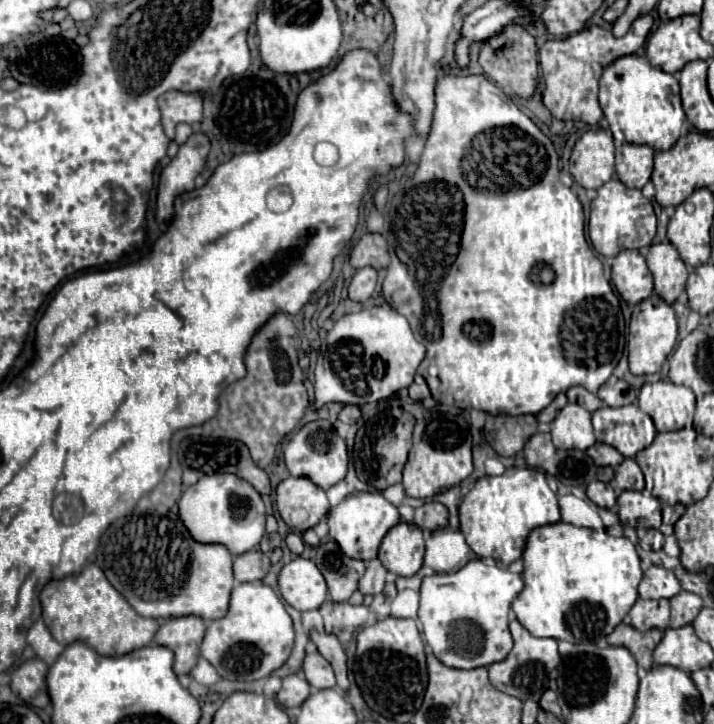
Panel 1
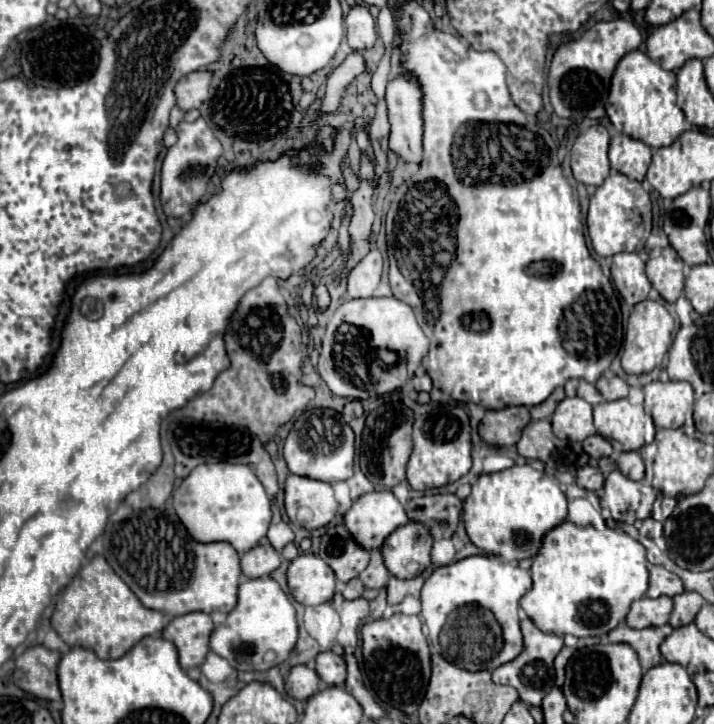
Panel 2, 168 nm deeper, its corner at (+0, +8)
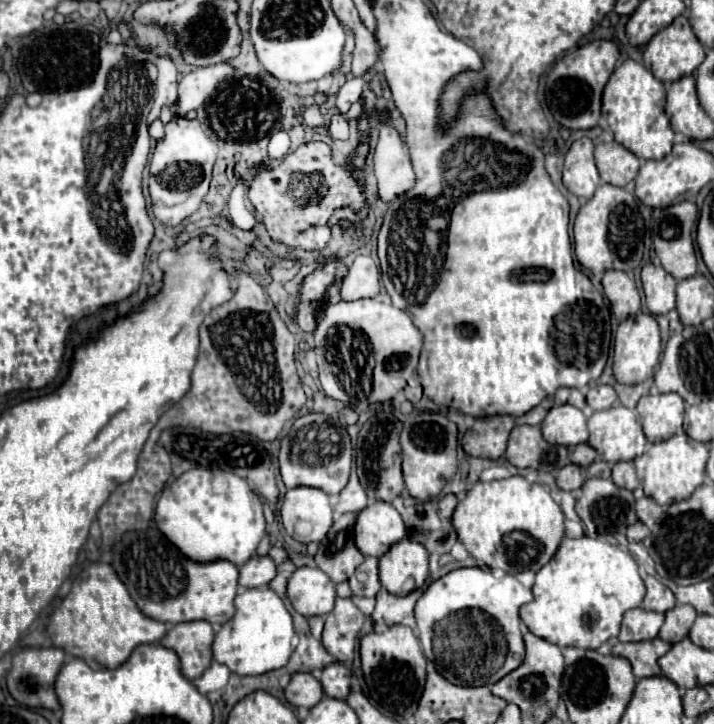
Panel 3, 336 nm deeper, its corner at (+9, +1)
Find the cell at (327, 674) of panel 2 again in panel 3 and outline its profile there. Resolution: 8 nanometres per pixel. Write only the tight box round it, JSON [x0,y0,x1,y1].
[321,662,351,700]

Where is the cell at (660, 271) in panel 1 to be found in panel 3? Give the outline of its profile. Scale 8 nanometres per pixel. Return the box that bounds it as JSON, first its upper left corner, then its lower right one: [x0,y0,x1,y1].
[641,264,675,314]

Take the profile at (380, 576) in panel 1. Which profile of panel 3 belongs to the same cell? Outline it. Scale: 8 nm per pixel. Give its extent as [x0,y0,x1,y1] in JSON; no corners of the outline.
[349,556,381,596]

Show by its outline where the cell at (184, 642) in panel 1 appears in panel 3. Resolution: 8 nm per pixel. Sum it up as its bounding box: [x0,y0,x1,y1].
[161,620,215,680]

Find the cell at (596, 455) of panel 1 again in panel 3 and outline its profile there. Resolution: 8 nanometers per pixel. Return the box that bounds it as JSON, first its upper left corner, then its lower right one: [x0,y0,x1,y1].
[569,444,597,468]

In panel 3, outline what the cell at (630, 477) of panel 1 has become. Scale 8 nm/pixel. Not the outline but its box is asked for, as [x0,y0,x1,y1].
[611,462,639,490]

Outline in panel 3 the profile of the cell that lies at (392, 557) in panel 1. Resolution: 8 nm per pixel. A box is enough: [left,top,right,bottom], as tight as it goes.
[379,538,429,596]

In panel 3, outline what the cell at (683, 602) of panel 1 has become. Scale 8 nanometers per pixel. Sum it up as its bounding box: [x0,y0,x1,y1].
[659,604,697,644]

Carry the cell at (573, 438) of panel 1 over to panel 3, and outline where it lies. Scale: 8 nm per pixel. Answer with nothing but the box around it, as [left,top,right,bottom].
[541,404,589,446]

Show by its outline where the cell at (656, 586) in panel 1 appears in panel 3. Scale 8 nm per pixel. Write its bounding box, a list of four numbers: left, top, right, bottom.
[643,576,677,612]

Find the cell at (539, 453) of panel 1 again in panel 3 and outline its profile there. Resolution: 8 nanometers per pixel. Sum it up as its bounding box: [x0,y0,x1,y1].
[507,426,559,468]

